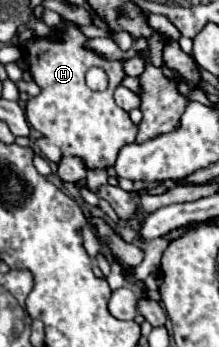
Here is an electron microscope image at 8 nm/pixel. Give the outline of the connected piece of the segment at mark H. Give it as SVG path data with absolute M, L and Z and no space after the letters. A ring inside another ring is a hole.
M66 18L64 28L52 40L32 38L22 46L22 60L28 64L32 80L40 86L40 94L26 102L28 124L54 140L64 156L80 156L88 168L108 168L116 162L118 152L136 140L138 126L130 120L130 114L114 102L114 90L126 78L124 60L106 60L94 50L86 48L88 36L76 22ZM92 66L100 66L108 74L108 90L94 92L86 86L84 76Z

